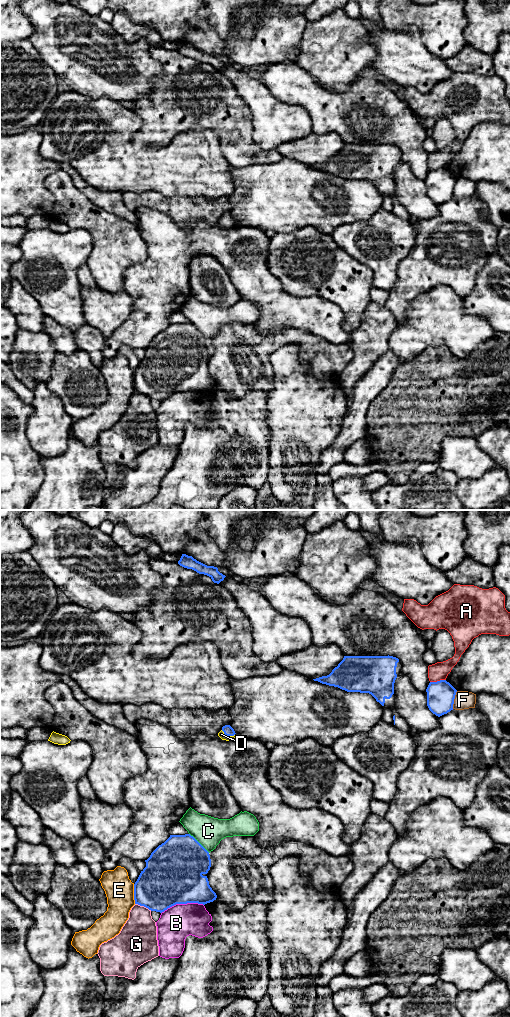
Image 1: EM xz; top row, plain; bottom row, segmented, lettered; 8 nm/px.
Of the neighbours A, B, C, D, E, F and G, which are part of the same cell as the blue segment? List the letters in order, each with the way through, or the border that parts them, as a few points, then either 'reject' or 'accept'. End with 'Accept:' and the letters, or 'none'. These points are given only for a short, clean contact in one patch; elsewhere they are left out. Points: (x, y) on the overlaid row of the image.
A: reject
B: reject
C: reject
D: way xz (227, 729), (228, 735), (221, 734); accept
E: reject
F: reject
G: reject
Accept: D

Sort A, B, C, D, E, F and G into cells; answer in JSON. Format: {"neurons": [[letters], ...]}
{"neurons": [["A"], ["B"], ["C", "F"], ["D"], ["E"], ["G"]]}

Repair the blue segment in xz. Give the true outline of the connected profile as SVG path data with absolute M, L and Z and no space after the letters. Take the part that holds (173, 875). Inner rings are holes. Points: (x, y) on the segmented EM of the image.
M190 834L170 835L145 862L146 867L134 884L135 904L162 913L176 904L205 905L216 900L206 876L211 867L209 852Z

